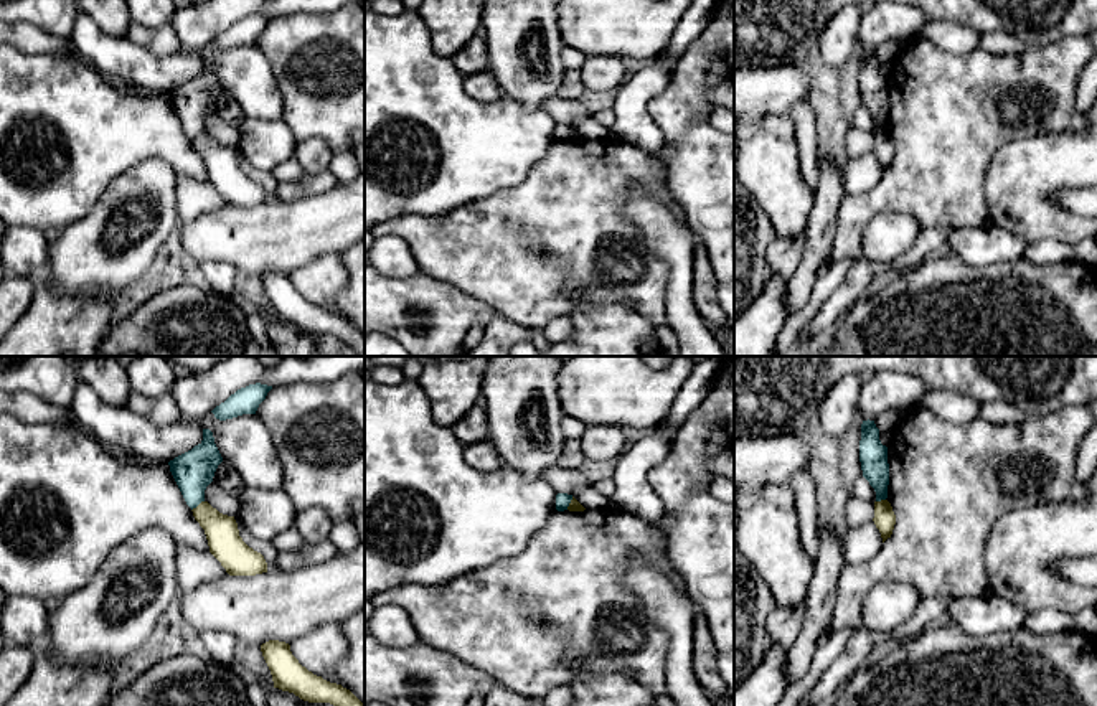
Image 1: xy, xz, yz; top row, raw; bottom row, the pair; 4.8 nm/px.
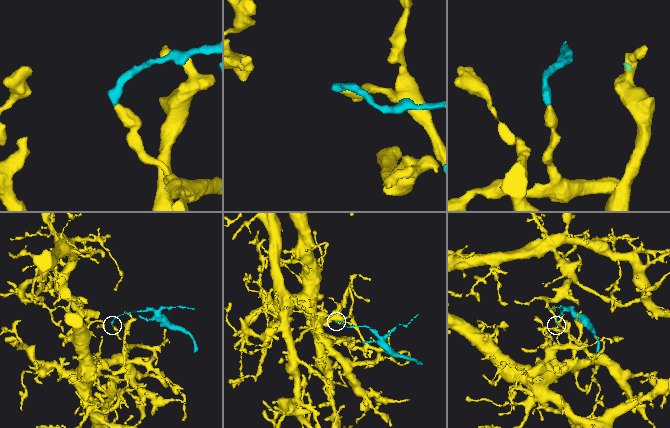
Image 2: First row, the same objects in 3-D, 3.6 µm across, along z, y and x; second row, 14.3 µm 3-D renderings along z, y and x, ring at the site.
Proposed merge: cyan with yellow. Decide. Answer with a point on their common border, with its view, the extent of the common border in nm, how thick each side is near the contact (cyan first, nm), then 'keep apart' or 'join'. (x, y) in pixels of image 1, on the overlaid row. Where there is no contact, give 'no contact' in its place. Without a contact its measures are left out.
xy (197, 505) | 80 nm | 200/160 nm | keep apart

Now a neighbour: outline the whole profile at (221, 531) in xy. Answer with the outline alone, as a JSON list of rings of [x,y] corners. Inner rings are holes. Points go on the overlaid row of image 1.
[[[201,501],[191,510],[205,530],[210,553],[221,562],[229,576],[256,576],[267,572],[264,556],[249,548],[239,536],[234,516],[228,516]]]

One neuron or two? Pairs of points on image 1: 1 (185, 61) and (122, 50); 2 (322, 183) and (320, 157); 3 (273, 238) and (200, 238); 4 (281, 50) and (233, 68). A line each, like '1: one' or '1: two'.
1: one
2: two
3: one
4: two

